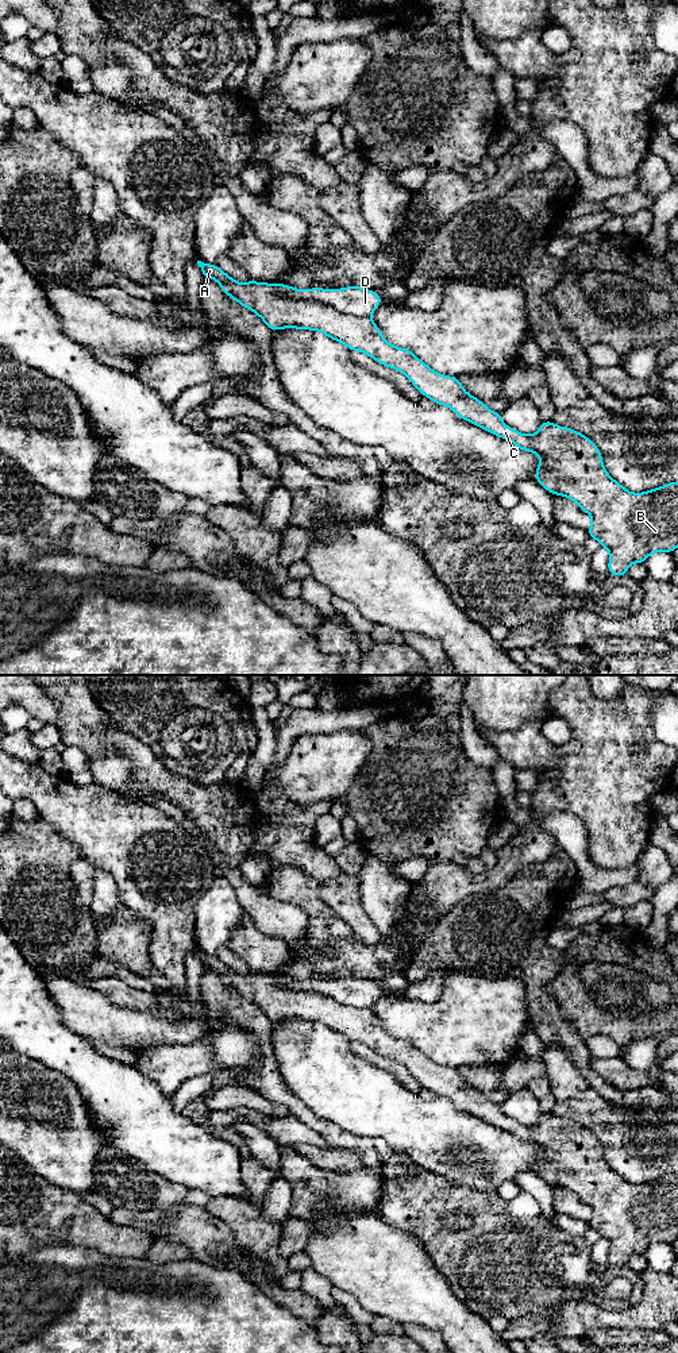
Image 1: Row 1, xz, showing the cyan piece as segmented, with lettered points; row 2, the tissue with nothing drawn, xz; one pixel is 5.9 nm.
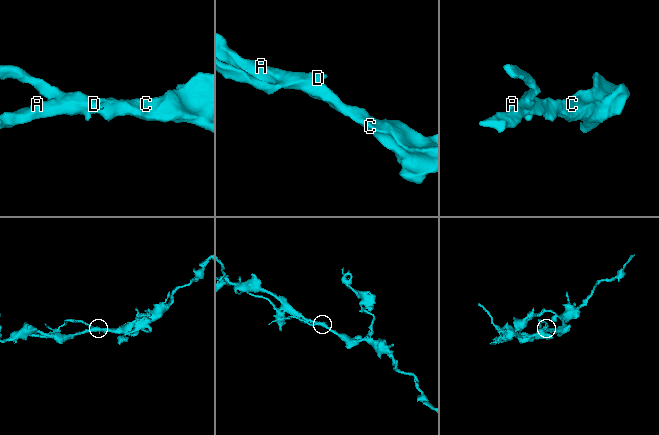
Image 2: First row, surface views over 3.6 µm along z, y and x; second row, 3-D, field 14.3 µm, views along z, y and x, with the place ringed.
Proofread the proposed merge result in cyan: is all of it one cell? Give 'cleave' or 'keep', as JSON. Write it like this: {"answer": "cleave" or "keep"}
{"answer": "cleave"}

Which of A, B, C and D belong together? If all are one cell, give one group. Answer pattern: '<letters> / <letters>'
A B C / D

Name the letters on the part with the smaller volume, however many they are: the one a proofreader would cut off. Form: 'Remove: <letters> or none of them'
Remove: D

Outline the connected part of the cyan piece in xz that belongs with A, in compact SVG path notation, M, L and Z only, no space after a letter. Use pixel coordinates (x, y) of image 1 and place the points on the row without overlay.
M197 952L197 956L205 970L215 971L228 988L243 999L251 1001L271 1022L284 1019L320 1022L351 1042L361 1042L378 1055L402 1064L424 1088L438 1096L448 1098L461 1110L512 1133L523 1142L536 1145L540 1150L535 1163L536 1172L554 1187L573 1191L579 1200L592 1207L588 1223L609 1242L609 1265L623 1268L632 1254L644 1254L654 1244L673 1244L678 1240L678 1173L643 1184L628 1183L608 1165L600 1141L583 1125L559 1118L552 1113L543 1113L539 1122L532 1126L524 1126L508 1118L501 1111L501 1105L490 1102L481 1091L469 1086L458 1068L443 1067L427 1057L411 1041L390 1036L370 1007L347 1007L331 997L293 991L289 987L289 978L285 975L251 971L240 975L219 960L216 955L208 956Z

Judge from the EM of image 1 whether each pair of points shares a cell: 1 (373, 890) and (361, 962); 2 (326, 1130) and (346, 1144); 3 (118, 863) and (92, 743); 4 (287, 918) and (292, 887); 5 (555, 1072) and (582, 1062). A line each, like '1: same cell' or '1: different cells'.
1: different cells
2: same cell
3: different cells
4: different cells
5: different cells

